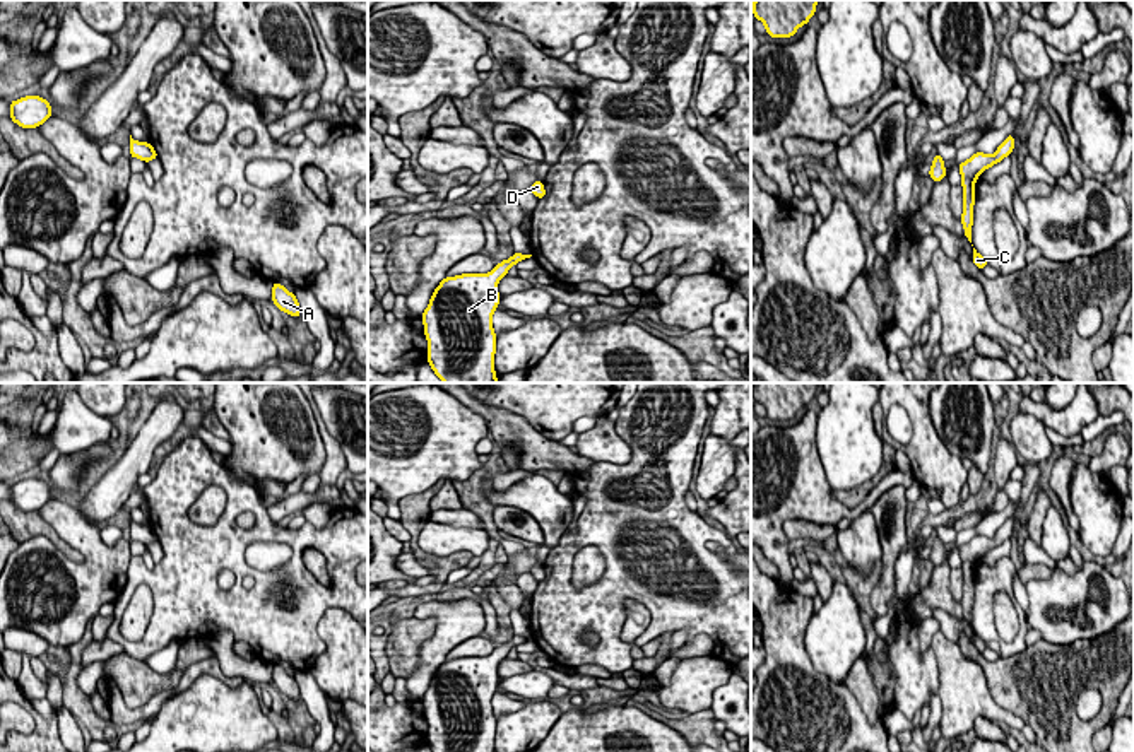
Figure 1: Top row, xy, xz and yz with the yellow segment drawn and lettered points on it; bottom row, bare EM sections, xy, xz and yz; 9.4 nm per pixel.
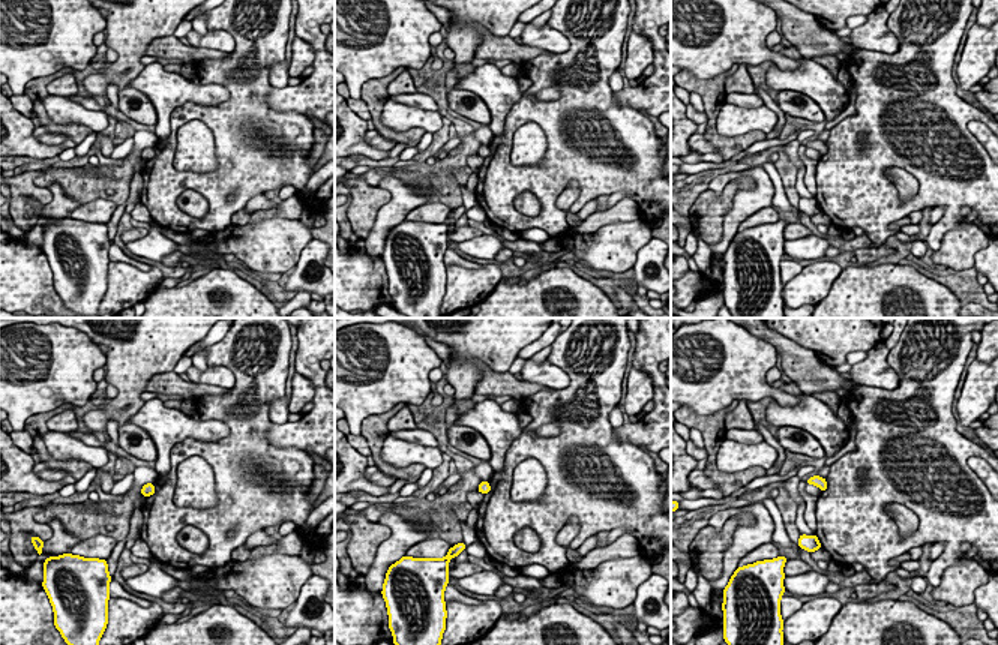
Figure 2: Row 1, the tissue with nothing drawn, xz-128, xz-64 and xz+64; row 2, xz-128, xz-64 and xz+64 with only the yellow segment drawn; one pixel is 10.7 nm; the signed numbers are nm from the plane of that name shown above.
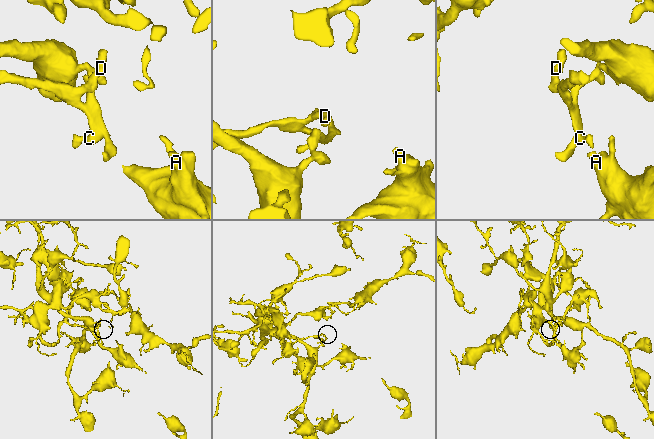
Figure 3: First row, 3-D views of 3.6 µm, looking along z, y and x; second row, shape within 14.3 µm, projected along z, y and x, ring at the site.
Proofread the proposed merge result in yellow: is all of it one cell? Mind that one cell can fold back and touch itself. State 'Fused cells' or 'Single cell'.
Fused cells

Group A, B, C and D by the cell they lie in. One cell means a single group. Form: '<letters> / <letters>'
A B / C D

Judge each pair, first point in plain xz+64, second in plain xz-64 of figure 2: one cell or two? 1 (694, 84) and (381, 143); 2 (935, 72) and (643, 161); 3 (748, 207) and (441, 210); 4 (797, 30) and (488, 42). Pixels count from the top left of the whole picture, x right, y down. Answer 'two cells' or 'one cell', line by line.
1: two cells
2: one cell
3: two cells
4: one cell

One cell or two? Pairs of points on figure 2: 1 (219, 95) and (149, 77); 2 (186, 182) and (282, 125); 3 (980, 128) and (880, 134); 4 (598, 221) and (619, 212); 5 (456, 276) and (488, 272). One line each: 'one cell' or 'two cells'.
1: one cell
2: one cell
3: two cells
4: one cell
5: one cell

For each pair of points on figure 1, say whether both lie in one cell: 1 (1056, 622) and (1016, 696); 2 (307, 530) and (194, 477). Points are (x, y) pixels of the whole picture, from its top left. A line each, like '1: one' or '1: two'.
1: two
2: one

